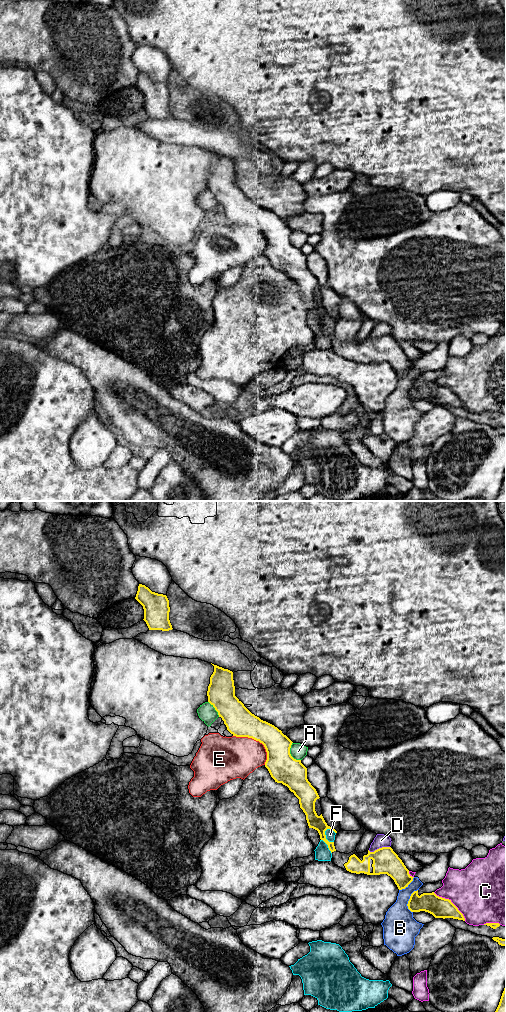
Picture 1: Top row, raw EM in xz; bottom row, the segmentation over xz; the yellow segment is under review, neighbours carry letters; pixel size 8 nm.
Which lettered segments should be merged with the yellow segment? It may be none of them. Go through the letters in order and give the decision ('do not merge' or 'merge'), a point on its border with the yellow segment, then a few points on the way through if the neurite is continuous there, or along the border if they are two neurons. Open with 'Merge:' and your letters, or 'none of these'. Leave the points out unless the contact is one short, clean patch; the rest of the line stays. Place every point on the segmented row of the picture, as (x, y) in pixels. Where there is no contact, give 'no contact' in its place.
Merge: none of these
A: do not merge; meets yellow in xz at (289, 753)
B: do not merge; meets yellow in xz at (409, 900); border along xz (417, 889), (411, 894), (407, 904), (407, 908), (411, 912)
C: do not merge; meets yellow in xz at (451, 902)
D: do not merge; meets yellow in xz at (379, 848)
E: do not merge; meets yellow in xz at (258, 740)
F: do not merge; meets yellow in xz at (325, 837); border along xz (327, 828), (325, 837), (330, 842), (333, 842)

